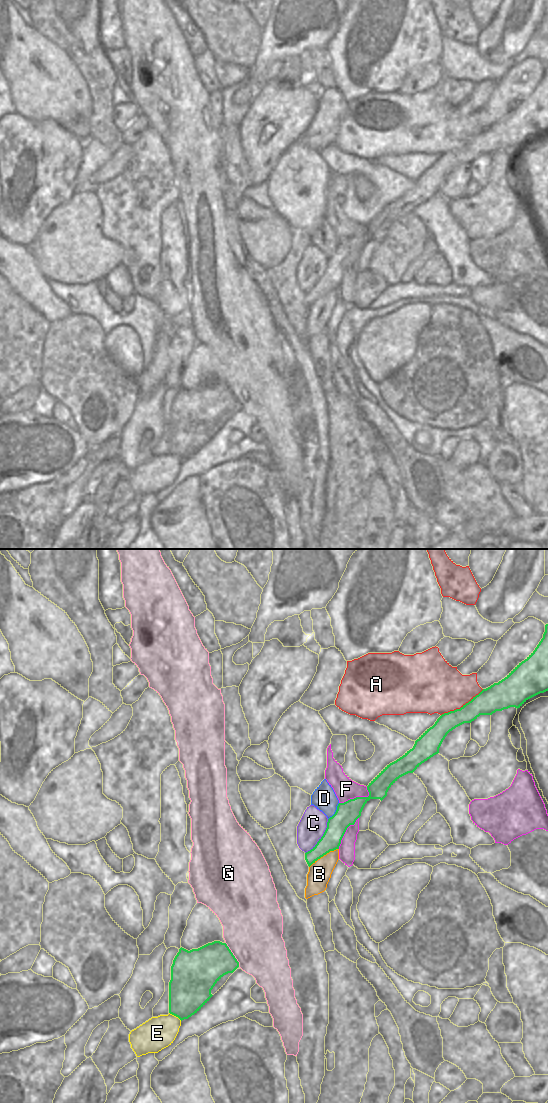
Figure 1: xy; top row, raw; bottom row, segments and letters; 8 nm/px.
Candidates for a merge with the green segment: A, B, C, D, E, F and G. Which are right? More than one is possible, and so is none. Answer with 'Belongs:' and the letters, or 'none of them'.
Belongs: none of them

